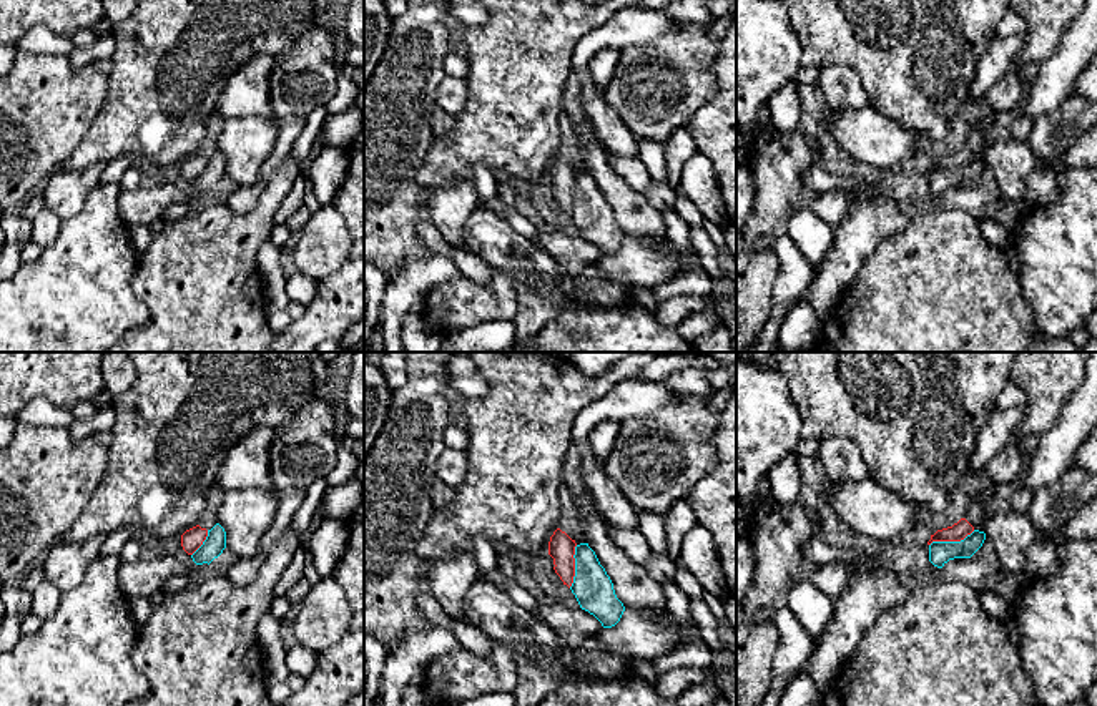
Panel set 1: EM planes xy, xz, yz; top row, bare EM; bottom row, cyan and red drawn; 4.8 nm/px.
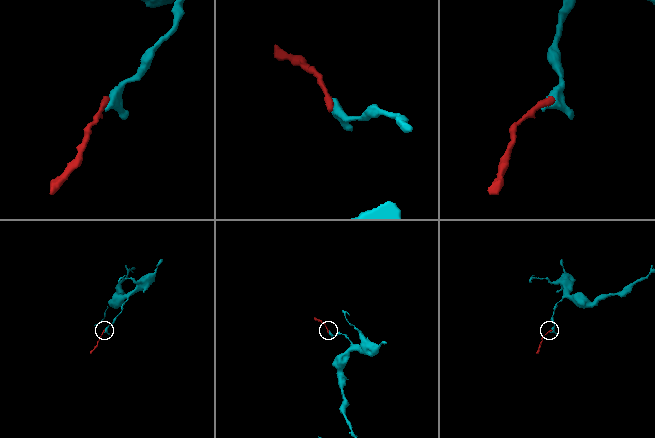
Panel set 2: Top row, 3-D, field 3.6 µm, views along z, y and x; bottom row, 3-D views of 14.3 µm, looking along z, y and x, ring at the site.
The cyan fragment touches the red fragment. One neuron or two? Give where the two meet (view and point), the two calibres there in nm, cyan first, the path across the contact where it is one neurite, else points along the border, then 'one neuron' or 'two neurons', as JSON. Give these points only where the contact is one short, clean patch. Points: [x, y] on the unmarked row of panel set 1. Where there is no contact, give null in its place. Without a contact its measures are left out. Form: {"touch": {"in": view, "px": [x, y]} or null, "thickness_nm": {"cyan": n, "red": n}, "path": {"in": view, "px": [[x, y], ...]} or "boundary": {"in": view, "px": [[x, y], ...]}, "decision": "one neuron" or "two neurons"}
{"touch": {"in": "yz", "px": [951, 170]}, "thickness_nm": {"cyan": 110, "red": 90}, "boundary": {"in": "yz", "px": [[974, 158], [959, 168], [934, 168], [929, 173]]}, "decision": "two neurons"}

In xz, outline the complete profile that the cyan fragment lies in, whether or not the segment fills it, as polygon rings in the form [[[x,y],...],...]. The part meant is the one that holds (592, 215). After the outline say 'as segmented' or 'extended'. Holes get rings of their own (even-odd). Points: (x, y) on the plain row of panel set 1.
[[[588,171],[575,174],[575,204],[570,214],[582,238],[593,243],[603,256],[615,254],[623,239],[613,211]]] | as segmented

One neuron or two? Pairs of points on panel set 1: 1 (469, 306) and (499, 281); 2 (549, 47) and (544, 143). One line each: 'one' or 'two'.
1: one
2: one

